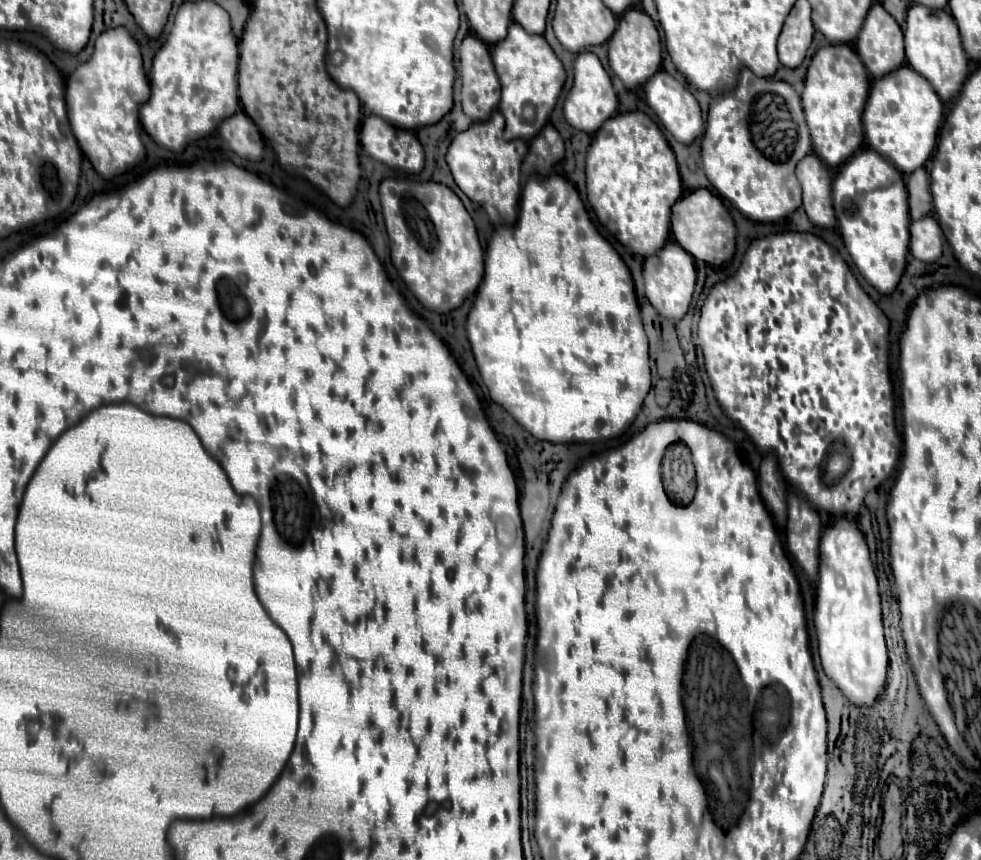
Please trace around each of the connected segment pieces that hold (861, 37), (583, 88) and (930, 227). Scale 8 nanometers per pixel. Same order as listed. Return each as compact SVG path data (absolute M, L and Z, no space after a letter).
M879 2L867 12L855 40L855 50L873 78L881 78L905 64L903 30Z
M579 52L579 56L575 56L573 62L573 86L563 102L565 120L573 128L591 134L615 112L617 112L617 94L613 90L609 74L603 70L599 58L593 52Z
M929 214L911 222L911 254L923 262L935 262L941 256L943 232Z

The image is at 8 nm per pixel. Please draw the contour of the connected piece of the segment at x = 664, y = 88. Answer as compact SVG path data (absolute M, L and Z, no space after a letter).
M665 70L655 72L655 76L651 76L651 80L645 82L645 98L651 106L651 110L657 114L657 118L661 120L661 124L683 144L693 142L697 136L703 134L703 116L701 116L701 108L699 102L695 100L695 96L681 84L677 82L671 74L667 74Z

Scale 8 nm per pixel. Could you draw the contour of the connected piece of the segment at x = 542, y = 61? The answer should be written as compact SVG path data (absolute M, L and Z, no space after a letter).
M515 22L509 24L507 38L493 46L491 56L501 80L499 112L505 116L505 138L531 140L549 120L565 82L565 68L543 36L531 36Z

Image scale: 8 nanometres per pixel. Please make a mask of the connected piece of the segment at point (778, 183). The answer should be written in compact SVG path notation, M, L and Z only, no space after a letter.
M739 72L739 88L713 96L701 140L703 172L713 188L749 220L775 222L801 206L795 178L797 162L811 152L811 138L803 116L801 96L783 80L759 80L753 72Z

